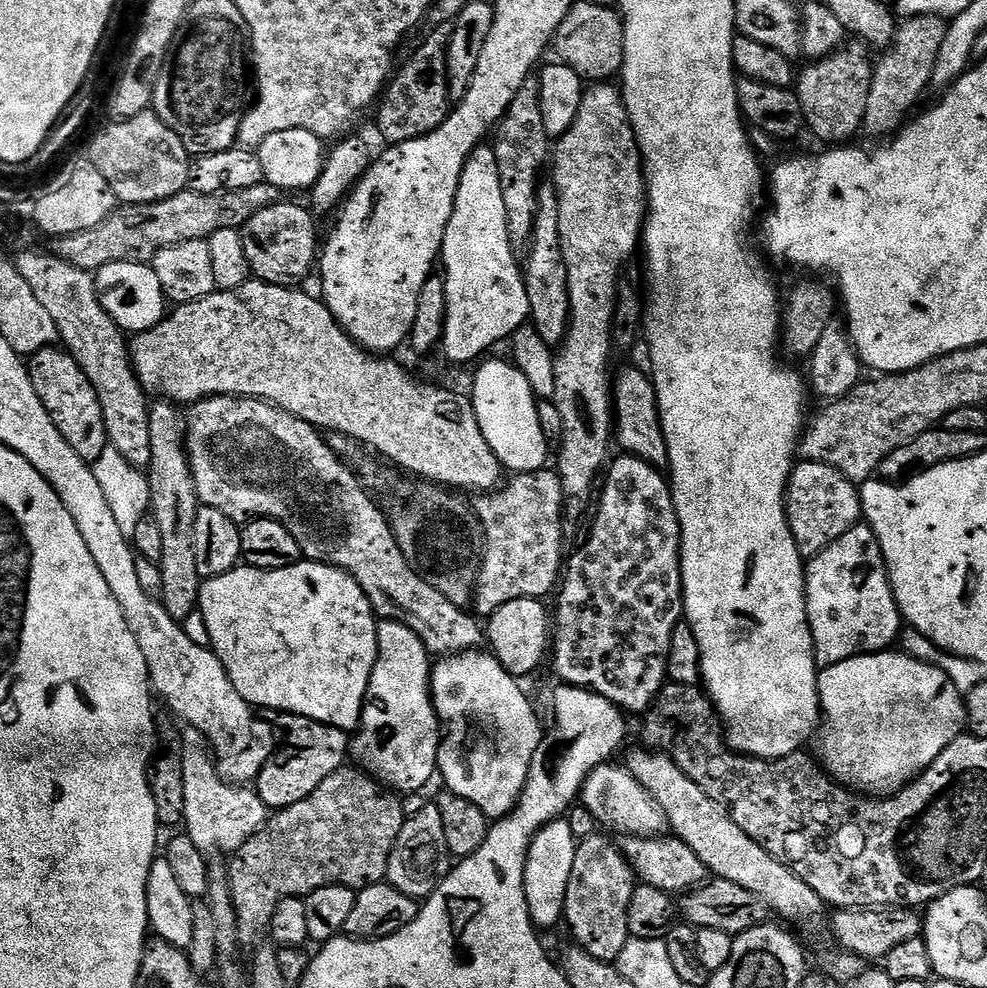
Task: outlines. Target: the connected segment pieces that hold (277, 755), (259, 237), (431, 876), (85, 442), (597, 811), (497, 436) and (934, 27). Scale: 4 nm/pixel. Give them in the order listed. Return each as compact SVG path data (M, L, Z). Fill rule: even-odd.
M304 722L301 725L301 728L296 728L289 734L288 744L281 743L273 751L272 757L268 759L266 766L262 766L258 778L254 781L254 791L259 796L260 801L264 803L265 809L279 810L294 802L302 802L302 798L314 794L314 790L318 790L318 786L326 778L330 778L330 774L334 774L339 768L345 767L346 757L350 752L349 733L343 732L341 728L329 728L327 724Z
M277 202L266 206L266 210L258 210L254 218L245 222L240 232L242 250L248 259L248 266L251 275L255 279L266 282L267 284L277 284L283 288L299 285L299 280L304 280L308 275L313 275L314 269L318 264L318 240L316 244L316 224L313 213L307 207L300 204L284 204Z
M428 802L424 810L405 819L390 850L387 883L407 896L427 898L448 877L453 867L454 857L448 852L446 836L442 830L442 814L435 803Z
M59 347L44 348L27 361L30 382L42 398L46 410L54 418L54 426L70 442L70 446L80 457L89 462L99 460L105 448L109 447L106 426L102 418L102 406L92 383L86 378L82 366L67 351Z
M605 762L589 772L580 790L579 803L596 820L597 825L625 832L628 838L656 838L665 831L664 811L648 791L627 770L616 762Z
M481 363L480 369L476 372L476 381L472 384L470 399L472 409L478 418L478 426L486 438L486 442L492 446L492 451L496 453L501 467L509 473L517 475L528 475L530 473L543 471L548 458L547 433L541 426L541 420L537 414L537 399L535 392L530 387L525 375L520 368L509 366L505 372L500 372L496 380L492 377L492 368L488 364ZM496 384L504 388L504 412L496 416ZM520 436L520 444L512 448L512 452L504 452L512 444L512 439Z
M909 16L899 21L892 43L883 49L881 56L884 57L877 59L872 69L870 98L866 98L865 133L895 134L917 111L916 103L932 84L934 62L938 62L938 50L942 50L942 38L946 38L947 29L948 24L939 16Z

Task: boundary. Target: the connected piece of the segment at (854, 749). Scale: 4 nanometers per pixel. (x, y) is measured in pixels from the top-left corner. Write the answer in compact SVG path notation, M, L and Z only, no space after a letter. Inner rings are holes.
M885 650L882 652L872 652L868 656L855 656L846 662L838 662L834 666L823 669L818 676L820 682L820 710L822 719L818 725L818 735L816 740L815 759L827 775L831 776L837 784L857 793L863 794L869 798L887 798L896 795L908 784L911 784L921 772L925 772L950 746L950 742L961 735L962 725L966 720L966 700L959 688L952 685L951 680L935 664L929 664L923 660L917 660L915 656L909 656L900 650Z

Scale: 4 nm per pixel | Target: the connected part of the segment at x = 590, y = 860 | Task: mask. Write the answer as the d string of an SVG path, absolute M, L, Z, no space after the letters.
M593 834L579 841L574 854L574 866L570 869L570 882L566 882L566 898L564 899L564 920L572 931L577 945L590 953L596 960L605 962L619 961L622 950L628 941L628 907L630 894L634 887L634 873L628 865L623 851L612 840L601 834Z

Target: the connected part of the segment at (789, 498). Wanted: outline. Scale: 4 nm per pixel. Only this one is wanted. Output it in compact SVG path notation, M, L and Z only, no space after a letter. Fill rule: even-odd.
M797 463L788 476L784 506L788 514L788 529L804 558L817 556L862 520L857 485L829 464Z

